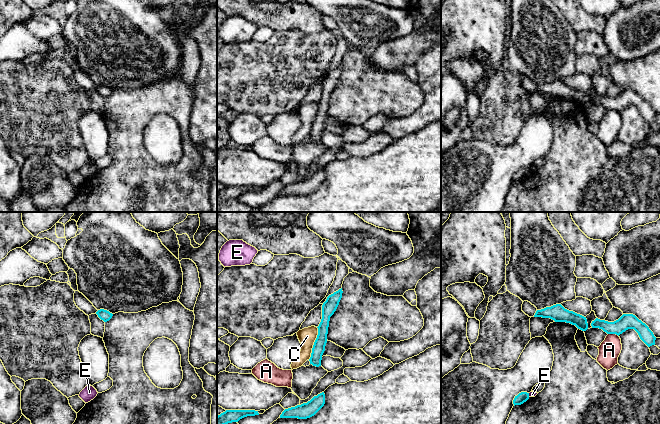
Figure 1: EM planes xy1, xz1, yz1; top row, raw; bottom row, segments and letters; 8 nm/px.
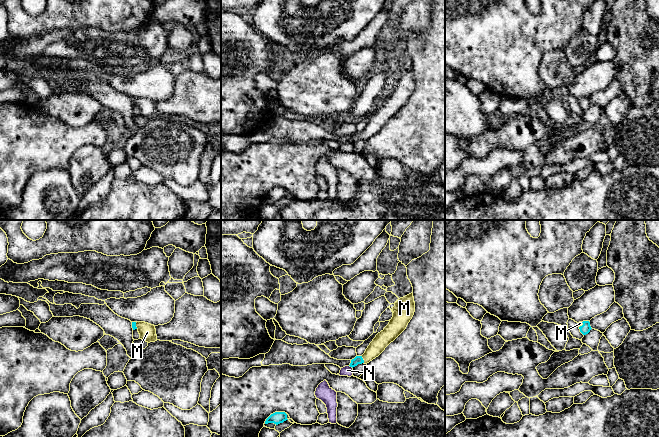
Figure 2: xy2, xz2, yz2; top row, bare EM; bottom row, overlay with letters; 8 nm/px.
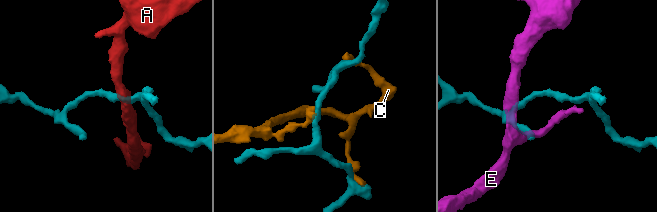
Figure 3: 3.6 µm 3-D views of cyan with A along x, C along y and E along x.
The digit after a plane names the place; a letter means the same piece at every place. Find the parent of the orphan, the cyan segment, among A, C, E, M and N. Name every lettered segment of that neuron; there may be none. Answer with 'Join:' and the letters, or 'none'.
Join: M

